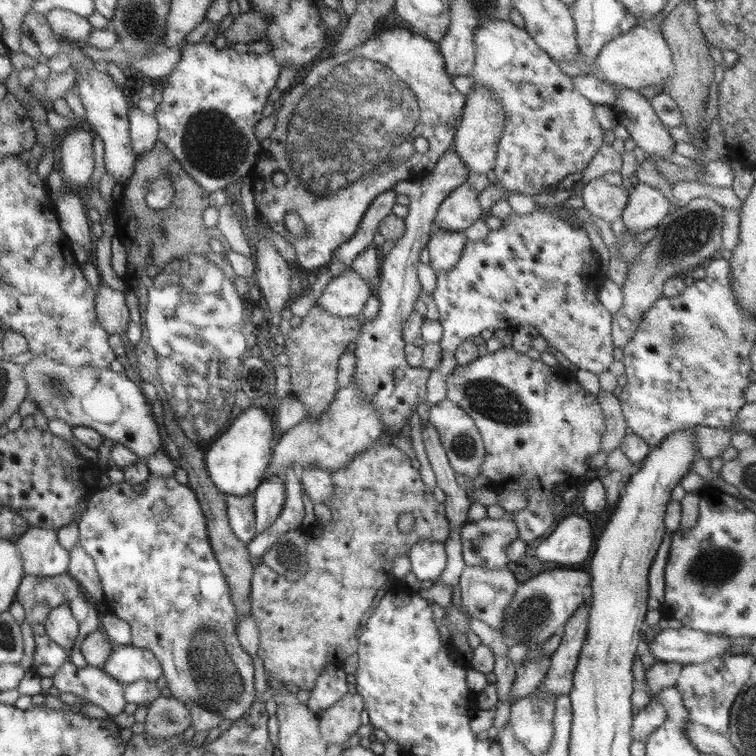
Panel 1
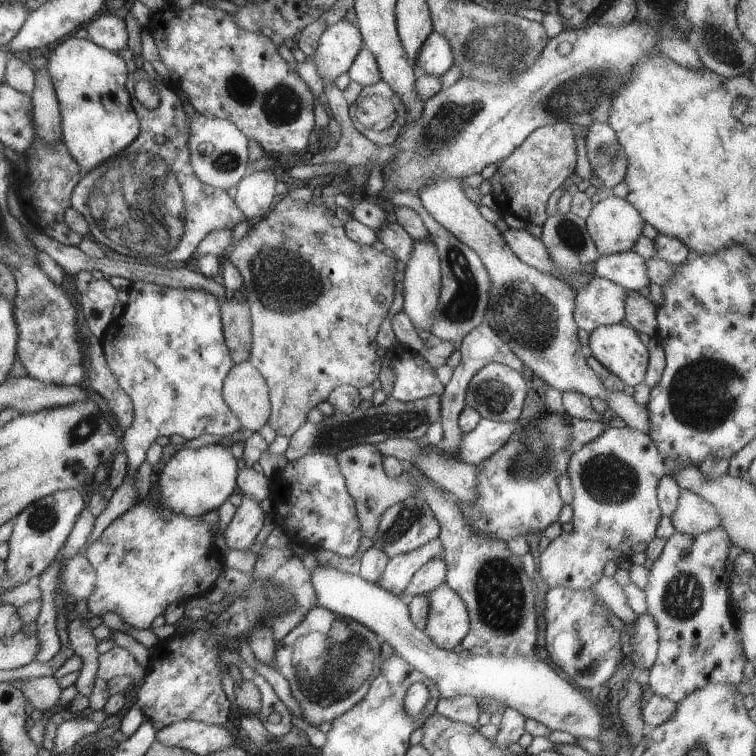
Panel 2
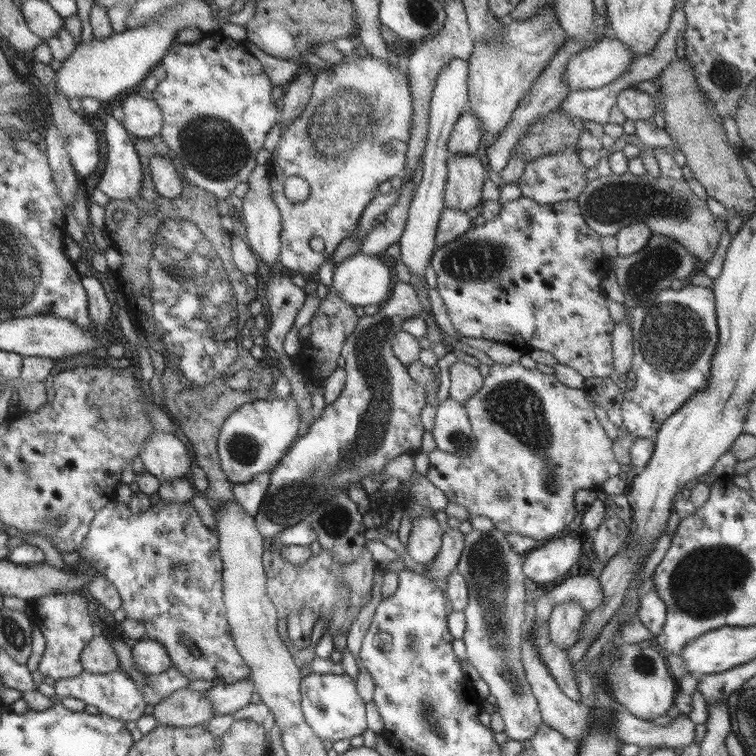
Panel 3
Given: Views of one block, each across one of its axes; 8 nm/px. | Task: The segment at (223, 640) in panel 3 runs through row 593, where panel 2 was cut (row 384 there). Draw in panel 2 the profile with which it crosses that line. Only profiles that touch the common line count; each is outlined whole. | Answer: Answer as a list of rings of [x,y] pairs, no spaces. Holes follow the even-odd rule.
[[[134,282],[126,291],[127,301],[123,304],[120,314],[109,321],[102,336],[103,356],[107,368],[117,378],[119,388],[129,396],[133,404],[134,418],[129,428],[123,431],[120,438],[122,448],[127,458],[127,474],[121,486],[112,493],[106,507],[93,520],[93,528],[83,548],[97,540],[105,528],[130,510],[137,502],[137,492],[133,488],[133,476],[141,463],[145,460],[145,451],[153,440],[159,436],[182,436],[185,440],[192,440],[201,434],[215,434],[227,436],[237,432],[241,423],[237,416],[225,404],[222,396],[222,382],[229,369],[234,365],[230,352],[224,342],[223,326],[220,319],[220,304],[217,298],[205,290],[187,288],[163,288],[156,284]]]

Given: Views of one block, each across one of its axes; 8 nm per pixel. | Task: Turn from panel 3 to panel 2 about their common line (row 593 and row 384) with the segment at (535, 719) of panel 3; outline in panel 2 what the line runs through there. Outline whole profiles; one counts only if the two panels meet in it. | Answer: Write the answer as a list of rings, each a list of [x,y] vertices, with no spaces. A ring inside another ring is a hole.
[[[487,363],[469,379],[464,401],[467,407],[473,407],[479,413],[481,419],[496,423],[518,422],[522,415],[525,390],[525,380],[519,372],[499,363]]]

